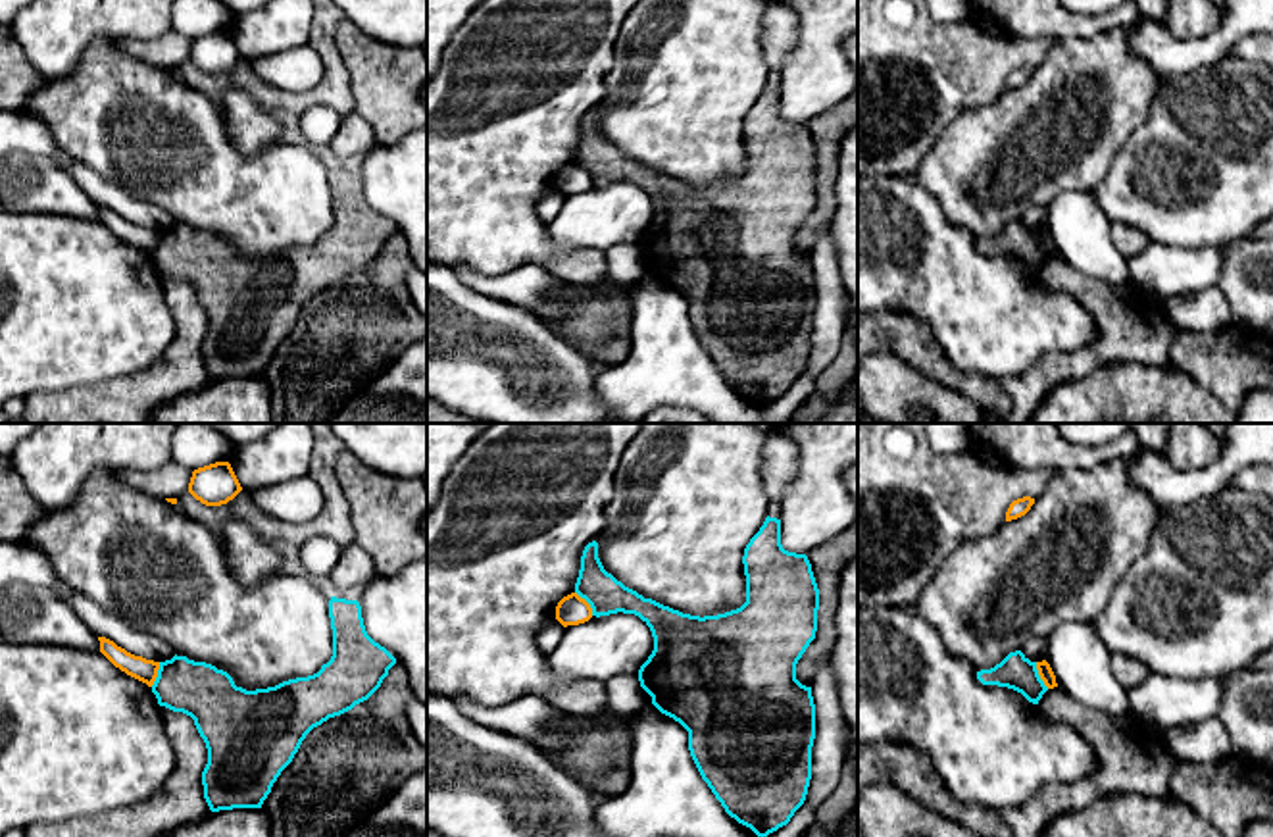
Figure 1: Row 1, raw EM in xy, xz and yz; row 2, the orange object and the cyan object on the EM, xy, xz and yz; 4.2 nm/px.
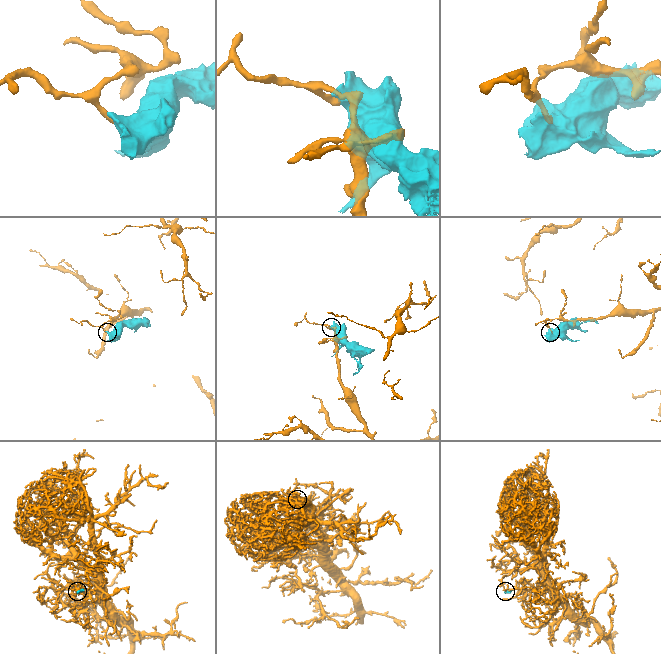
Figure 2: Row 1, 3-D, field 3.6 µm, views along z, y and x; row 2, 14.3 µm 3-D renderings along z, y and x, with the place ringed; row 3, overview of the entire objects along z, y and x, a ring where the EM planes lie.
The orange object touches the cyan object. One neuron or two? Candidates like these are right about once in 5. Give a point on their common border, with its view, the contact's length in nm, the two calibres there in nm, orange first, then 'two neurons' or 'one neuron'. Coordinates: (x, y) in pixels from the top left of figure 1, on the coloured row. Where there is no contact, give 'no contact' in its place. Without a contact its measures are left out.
contact yz (1039, 674); length 130 nm; calibres 60 and 150 nm; two neurons

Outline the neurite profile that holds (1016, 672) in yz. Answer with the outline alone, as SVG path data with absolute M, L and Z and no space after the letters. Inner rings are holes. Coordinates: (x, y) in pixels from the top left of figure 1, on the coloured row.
M1010 652L990 670L977 672L983 685L1008 687L1036 704L1042 718L1073 727L1094 750L1096 770L1075 783L1048 783L1029 802L998 812L1011 837L1040 837L1061 814L1088 806L1100 797L1169 797L1175 760L1163 731L1135 716L1111 718L1073 700L1060 687L1048 689L1036 662Z

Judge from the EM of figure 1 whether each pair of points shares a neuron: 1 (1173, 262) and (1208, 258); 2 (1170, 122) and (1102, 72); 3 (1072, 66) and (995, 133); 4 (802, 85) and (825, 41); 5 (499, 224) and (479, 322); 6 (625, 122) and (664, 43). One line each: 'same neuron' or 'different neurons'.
1: same neuron
2: different neurons
3: same neuron
4: same neuron
5: different neurons
6: same neuron

